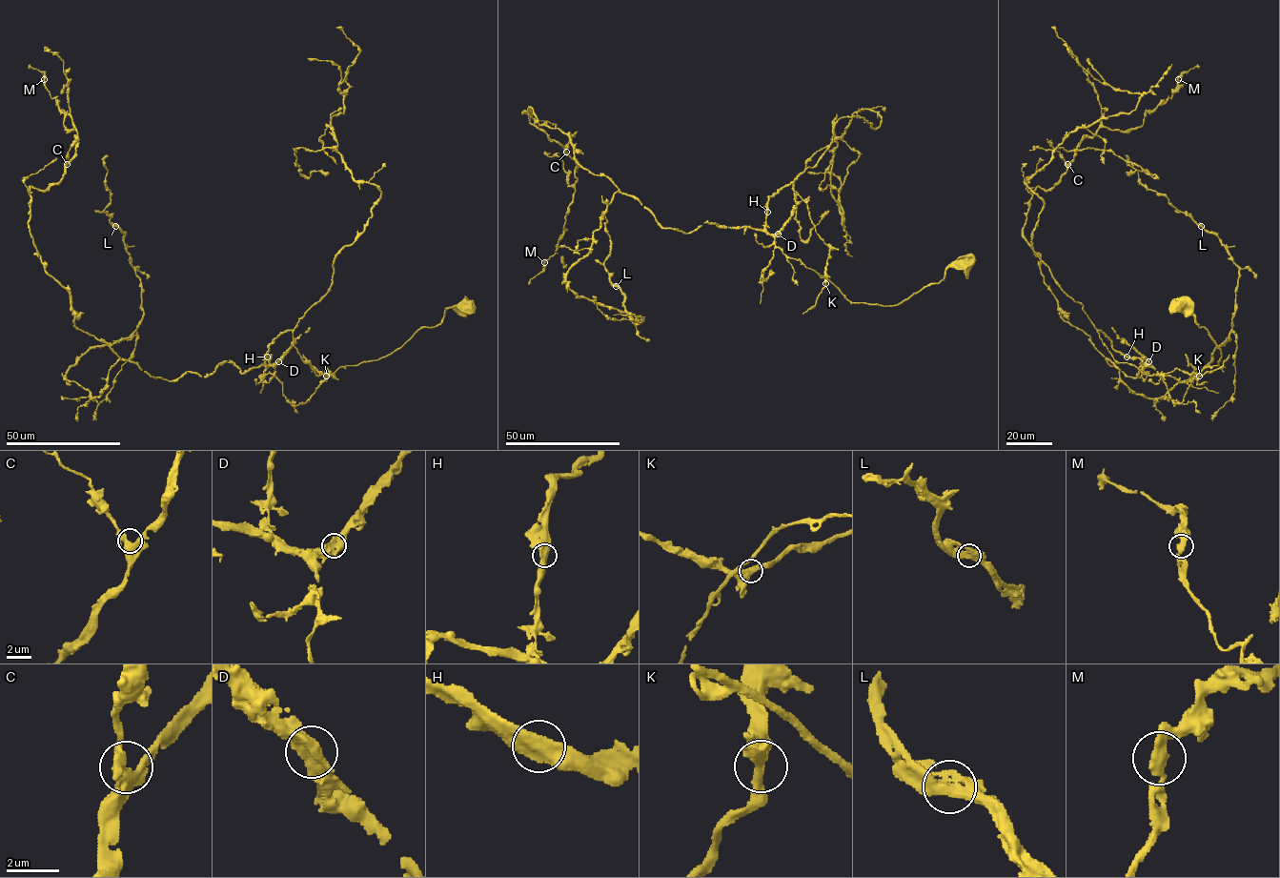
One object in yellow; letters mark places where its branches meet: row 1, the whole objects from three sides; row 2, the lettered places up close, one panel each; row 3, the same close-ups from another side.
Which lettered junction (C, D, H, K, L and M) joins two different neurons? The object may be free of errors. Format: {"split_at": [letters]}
{"split_at": []}

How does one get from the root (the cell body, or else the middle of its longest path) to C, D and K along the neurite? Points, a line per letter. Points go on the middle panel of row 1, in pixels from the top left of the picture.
C: (967, 261), (900, 304), (850, 302), (792, 182), (763, 230), (683, 233), (529, 108), (566, 152)
D: (967, 261), (900, 304), (850, 302), (825, 278), (830, 248), (792, 182), (768, 197), (765, 230), (778, 233)
K: (967, 261), (953, 262), (939, 282), (925, 285), (896, 305), (850, 302), (827, 279), (825, 284)

